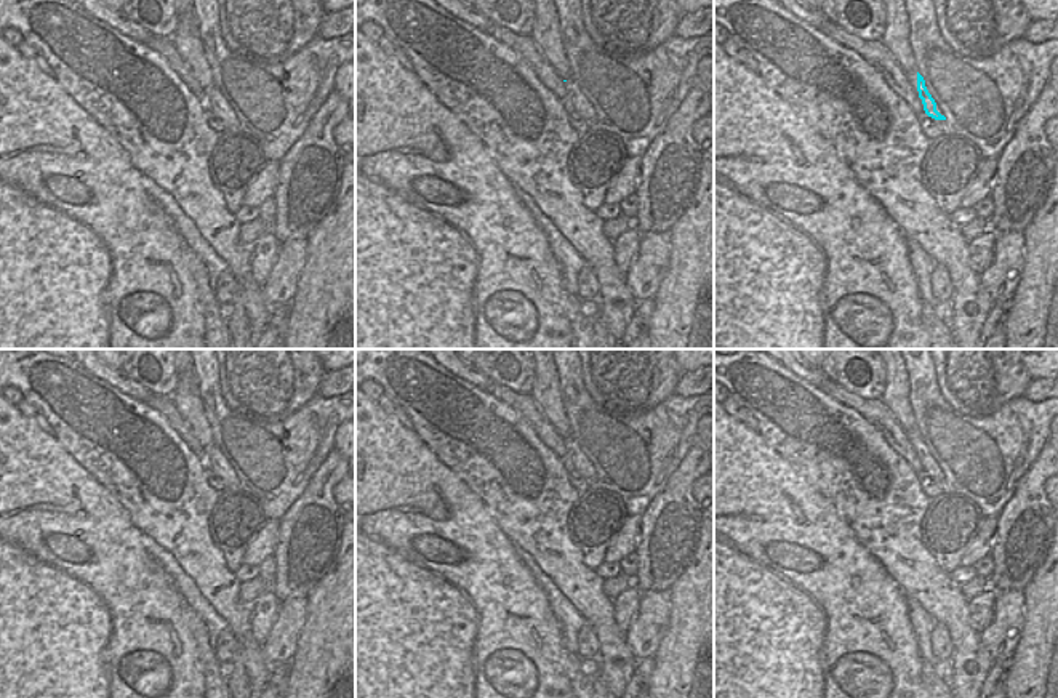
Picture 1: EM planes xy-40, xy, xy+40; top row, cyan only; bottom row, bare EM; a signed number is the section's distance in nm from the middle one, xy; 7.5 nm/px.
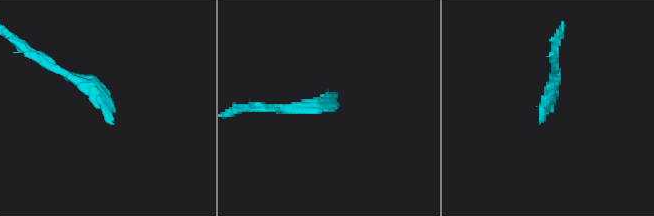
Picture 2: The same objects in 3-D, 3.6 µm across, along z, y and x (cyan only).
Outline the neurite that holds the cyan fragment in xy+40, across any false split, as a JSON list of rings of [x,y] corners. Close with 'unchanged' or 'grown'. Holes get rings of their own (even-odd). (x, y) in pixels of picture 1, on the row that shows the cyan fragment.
[[[917,72],[917,91],[919,91],[919,98],[922,99],[925,114],[935,120],[946,120],[940,104],[938,93],[933,90],[932,85],[928,85],[924,80],[924,77],[919,72]]]; grown

